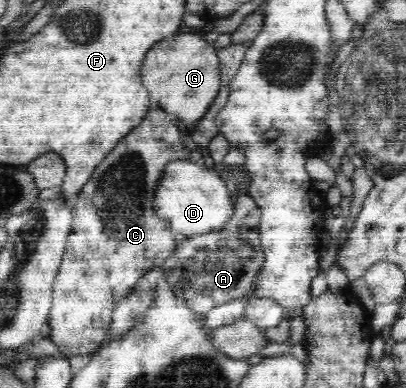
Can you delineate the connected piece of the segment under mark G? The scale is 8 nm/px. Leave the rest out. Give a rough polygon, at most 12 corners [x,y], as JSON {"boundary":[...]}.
{"boundary":[[211,39],[162,40],[142,64],[152,108],[187,125],[221,85]]}

